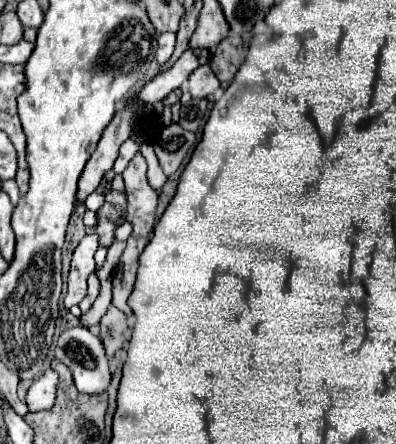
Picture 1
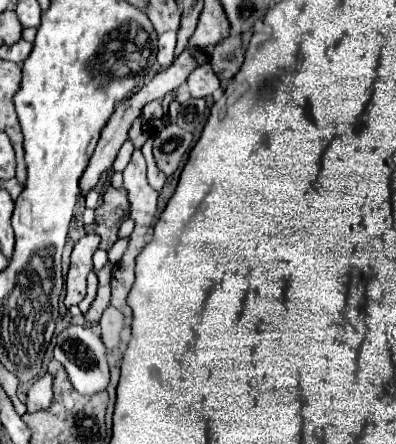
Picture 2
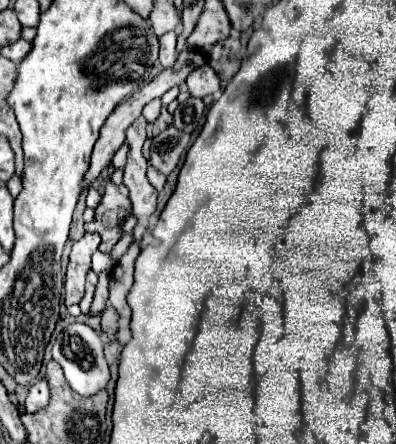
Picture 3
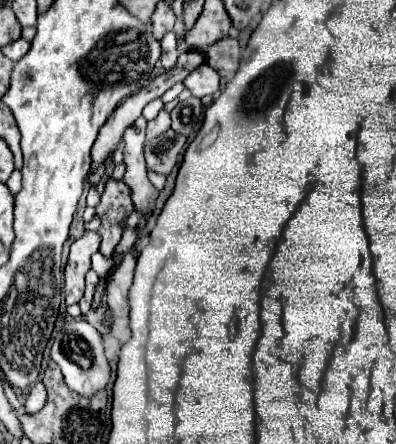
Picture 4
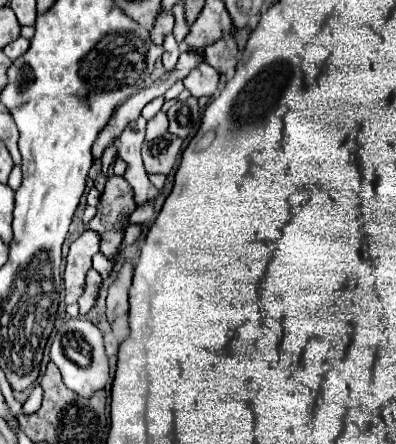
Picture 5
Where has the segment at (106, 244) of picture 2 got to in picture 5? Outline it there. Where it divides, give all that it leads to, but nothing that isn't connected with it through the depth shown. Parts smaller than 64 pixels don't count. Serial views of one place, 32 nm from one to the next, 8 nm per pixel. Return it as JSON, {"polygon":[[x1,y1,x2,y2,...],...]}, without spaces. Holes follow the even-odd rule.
{"polygon":[[112,176,106,182,106,188,100,196,98,214,88,222,86,228,96,230,102,238,100,252,116,262,120,254,120,242,124,236,124,226,128,224,128,216,136,210,132,200,132,188,124,178]]}

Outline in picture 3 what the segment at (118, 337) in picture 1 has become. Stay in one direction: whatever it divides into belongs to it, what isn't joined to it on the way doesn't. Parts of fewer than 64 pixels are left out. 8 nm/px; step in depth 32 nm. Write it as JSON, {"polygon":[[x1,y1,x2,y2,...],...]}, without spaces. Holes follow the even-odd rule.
{"polygon":[[107,307,101,316,101,327,107,336,107,340,112,342,116,339,116,331,119,326,119,316,112,307]]}

